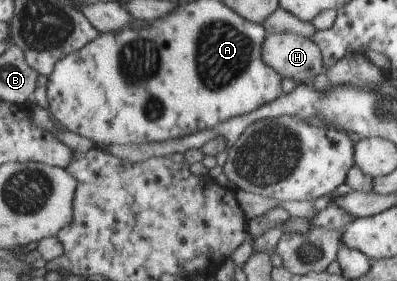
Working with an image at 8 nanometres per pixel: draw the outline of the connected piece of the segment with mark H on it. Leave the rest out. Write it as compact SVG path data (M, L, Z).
M294 33L268 34L263 45L263 61L286 78L309 84L325 69L318 44Z

